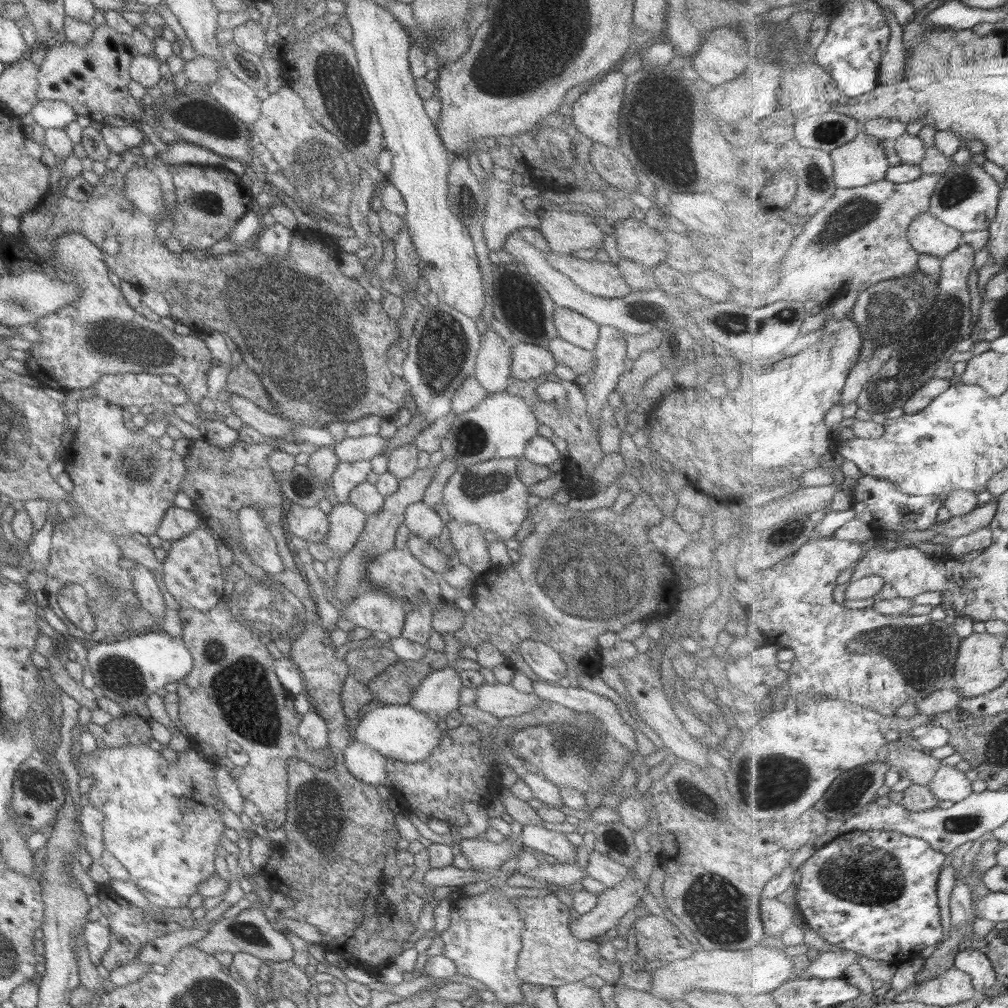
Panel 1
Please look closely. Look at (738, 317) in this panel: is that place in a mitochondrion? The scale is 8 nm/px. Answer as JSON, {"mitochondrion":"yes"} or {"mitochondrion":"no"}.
{"mitochondrion":"yes"}

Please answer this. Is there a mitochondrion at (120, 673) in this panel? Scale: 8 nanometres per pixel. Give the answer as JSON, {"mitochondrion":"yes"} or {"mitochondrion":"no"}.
{"mitochondrion":"yes"}

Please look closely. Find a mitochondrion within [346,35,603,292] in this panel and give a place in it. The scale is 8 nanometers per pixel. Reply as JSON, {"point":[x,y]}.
{"point":[554,52]}

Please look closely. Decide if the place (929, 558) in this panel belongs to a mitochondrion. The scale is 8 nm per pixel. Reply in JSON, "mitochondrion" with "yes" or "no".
{"mitochondrion":"no"}

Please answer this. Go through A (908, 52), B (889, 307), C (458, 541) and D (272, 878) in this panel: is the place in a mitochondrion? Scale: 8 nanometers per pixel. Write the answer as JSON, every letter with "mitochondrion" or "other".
{"A":"other","B":"mitochondrion","C":"other","D":"other"}

